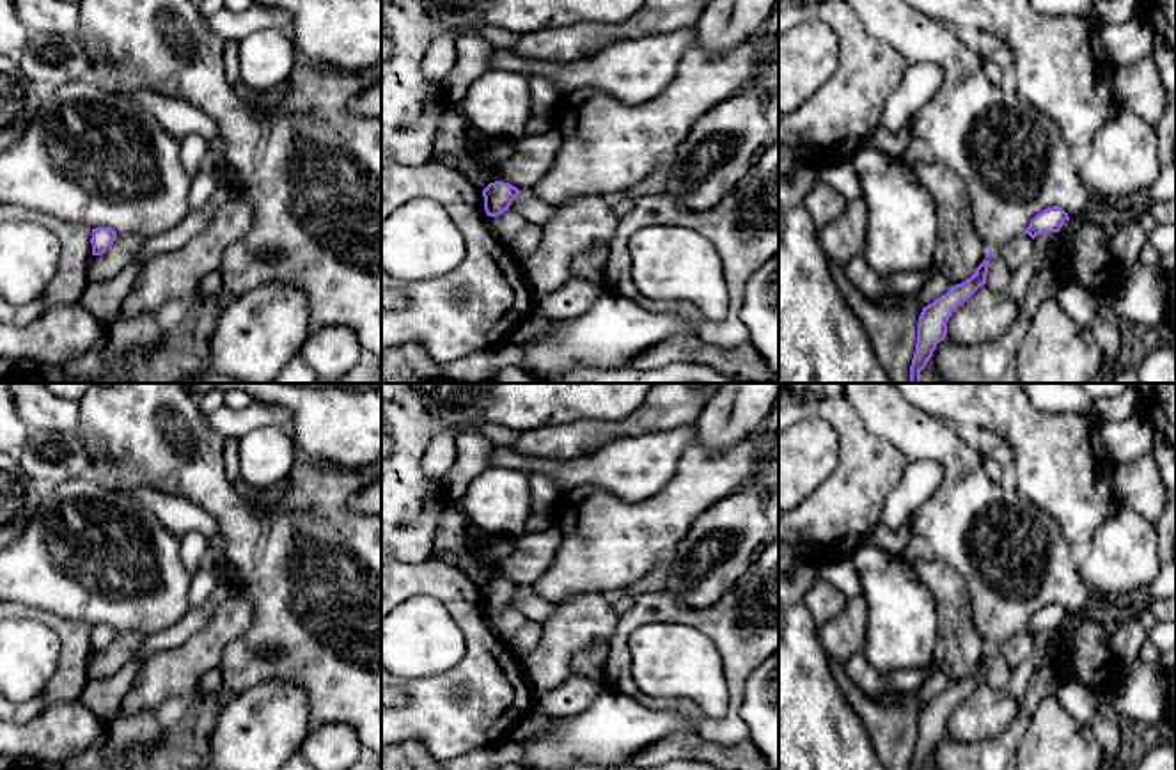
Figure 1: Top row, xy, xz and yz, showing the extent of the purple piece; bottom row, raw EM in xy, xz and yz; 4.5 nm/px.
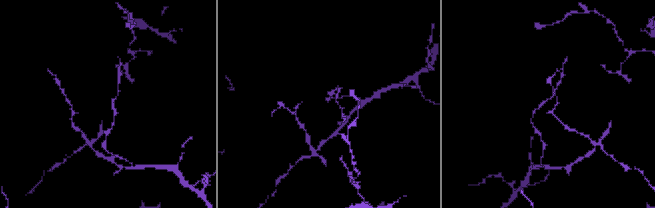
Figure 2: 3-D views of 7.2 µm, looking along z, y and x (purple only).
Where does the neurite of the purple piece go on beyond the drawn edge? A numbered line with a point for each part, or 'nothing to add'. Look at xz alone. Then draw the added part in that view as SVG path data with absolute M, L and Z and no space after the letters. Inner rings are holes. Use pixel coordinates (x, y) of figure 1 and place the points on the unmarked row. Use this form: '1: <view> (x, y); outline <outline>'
nothing to add

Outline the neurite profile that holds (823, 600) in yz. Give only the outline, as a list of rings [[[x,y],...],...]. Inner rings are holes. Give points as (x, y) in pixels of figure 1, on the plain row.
[[[816,577],[805,594],[805,603],[812,621],[821,626],[843,610],[846,596],[827,580]]]

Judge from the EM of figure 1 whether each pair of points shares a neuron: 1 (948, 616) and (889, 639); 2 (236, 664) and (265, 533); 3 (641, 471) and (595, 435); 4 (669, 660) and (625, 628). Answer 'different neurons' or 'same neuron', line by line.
1: different neurons
2: same neuron
3: different neurons
4: different neurons

